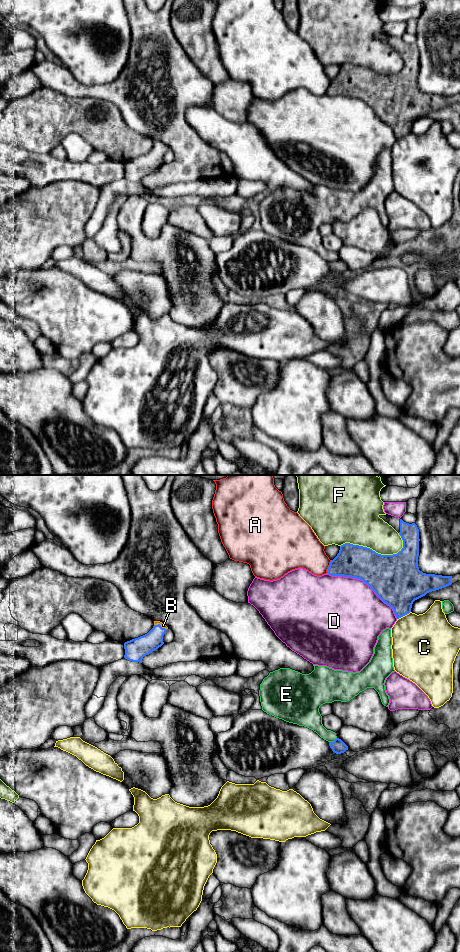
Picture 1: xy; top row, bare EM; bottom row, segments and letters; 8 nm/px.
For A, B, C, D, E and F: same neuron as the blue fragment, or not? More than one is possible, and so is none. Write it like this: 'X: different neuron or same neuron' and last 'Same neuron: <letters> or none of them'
A: different neuron
B: same neuron
C: different neuron
D: different neuron
E: different neuron
F: different neuron
Same neuron: B

